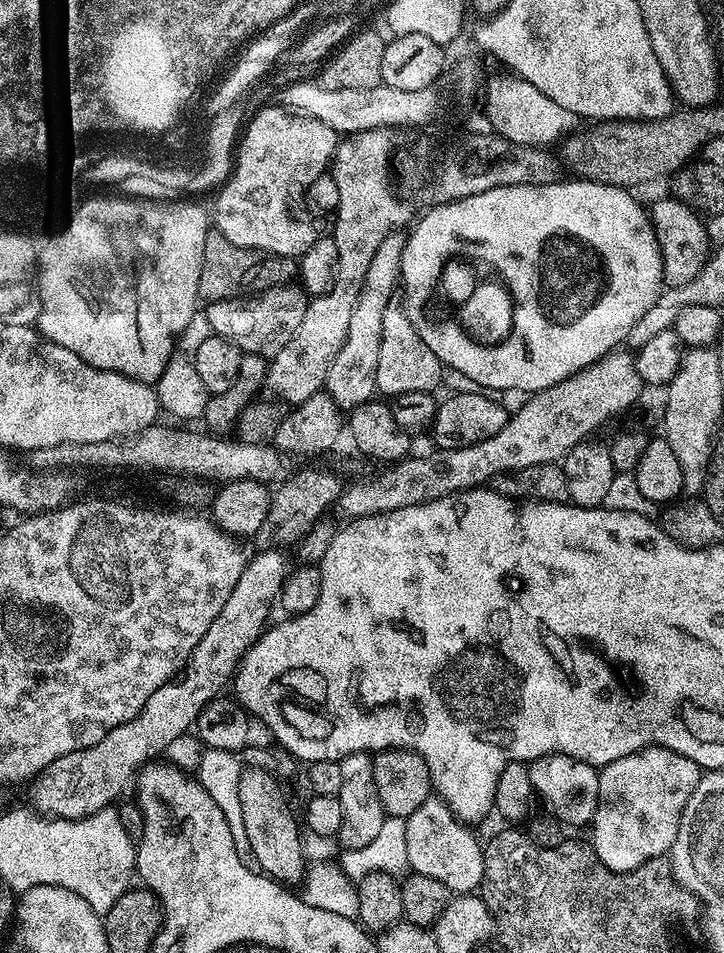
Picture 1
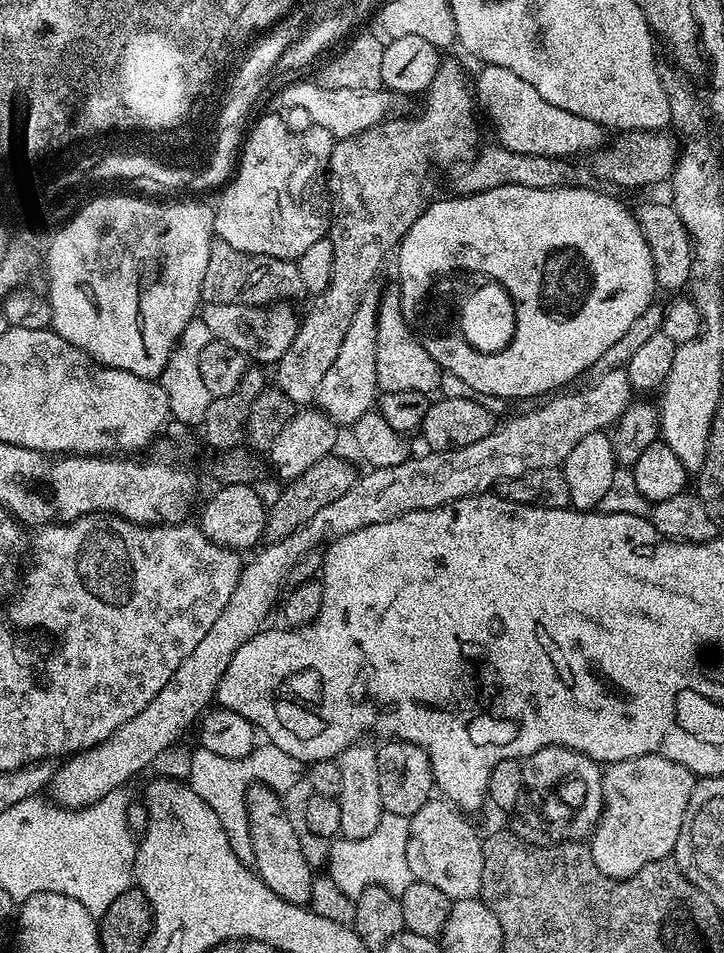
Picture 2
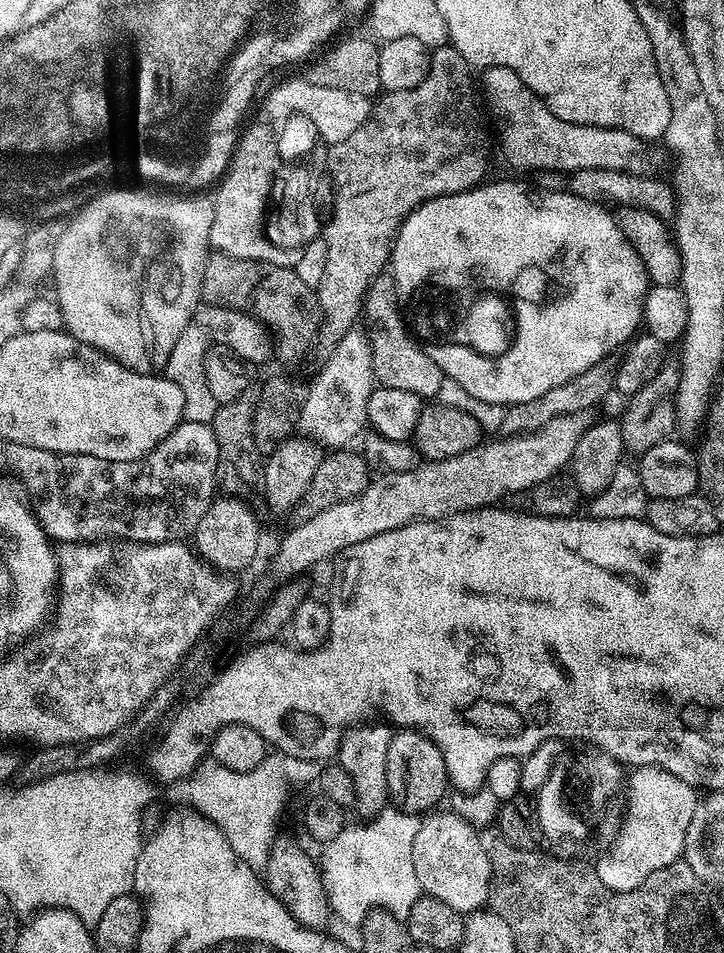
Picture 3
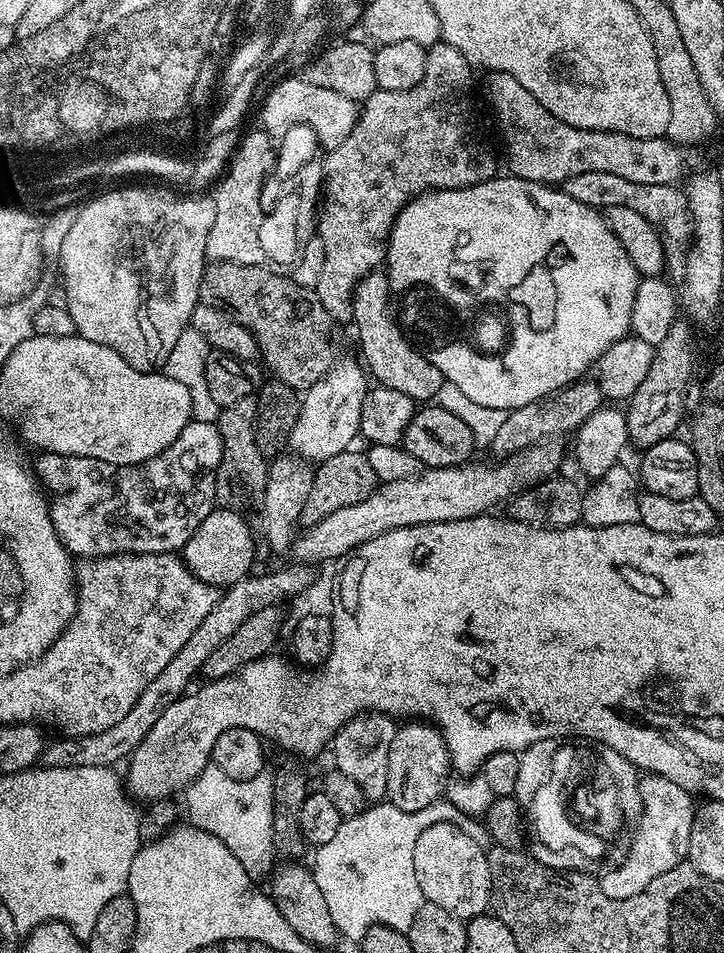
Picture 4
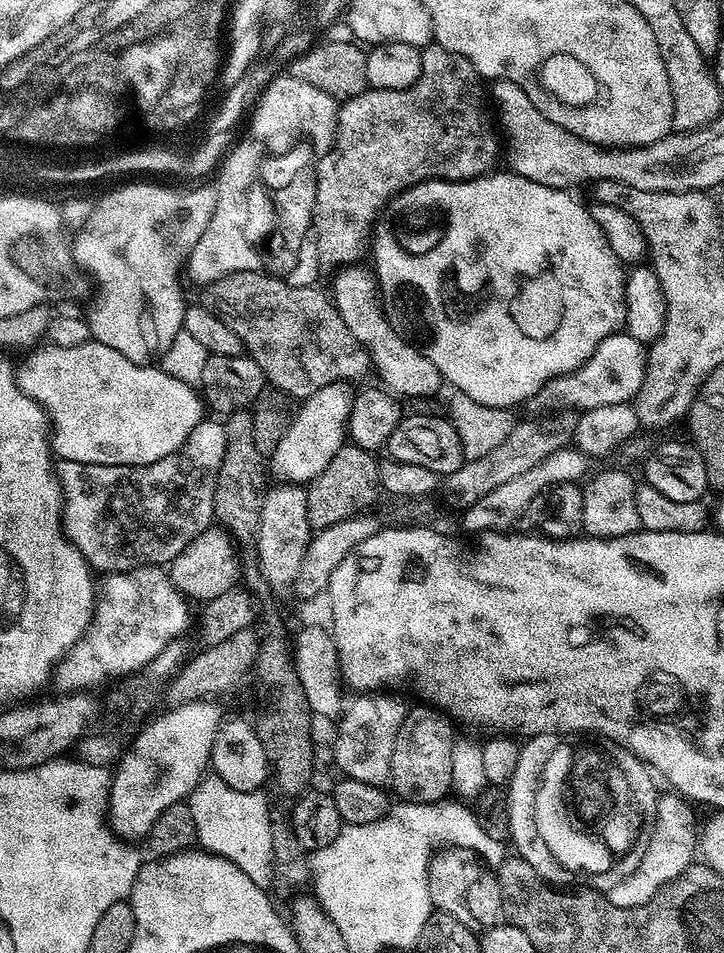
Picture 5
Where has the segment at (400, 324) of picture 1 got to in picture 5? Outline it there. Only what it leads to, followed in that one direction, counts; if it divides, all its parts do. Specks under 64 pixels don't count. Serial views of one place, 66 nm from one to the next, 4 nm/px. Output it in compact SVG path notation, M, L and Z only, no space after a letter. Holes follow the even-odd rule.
M345 266L339 269L330 287L330 299L338 314L342 314L346 330L350 330L350 334L354 334L354 338L358 338L360 345L368 351L371 367L380 375L379 383L393 396L405 398L434 395L442 385L440 372L421 349L404 340L396 333L394 326L390 326L380 299L380 282L371 267L364 267Z

